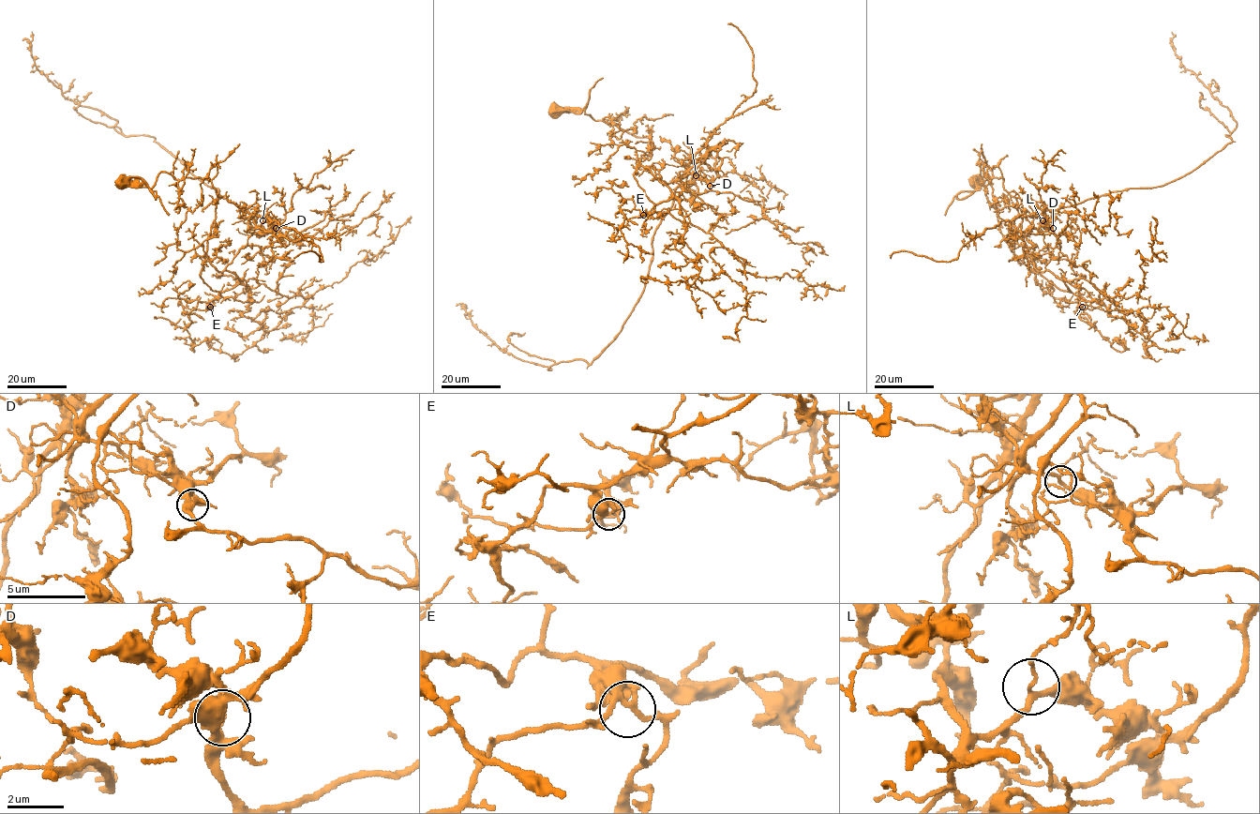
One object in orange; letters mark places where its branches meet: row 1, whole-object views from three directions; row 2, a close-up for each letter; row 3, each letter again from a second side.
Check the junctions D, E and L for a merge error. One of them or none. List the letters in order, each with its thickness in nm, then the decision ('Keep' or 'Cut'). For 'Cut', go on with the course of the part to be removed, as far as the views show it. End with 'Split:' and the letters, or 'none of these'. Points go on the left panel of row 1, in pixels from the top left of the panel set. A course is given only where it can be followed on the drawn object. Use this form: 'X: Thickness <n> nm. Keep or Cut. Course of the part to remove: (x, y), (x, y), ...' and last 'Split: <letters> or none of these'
D: Thickness 190 nm. Cut. Course of the part to remove: (276, 228), (256, 228), (273, 230), (153, 137), (120, 134), (113, 119), (67, 98), (36, 67), (31, 32)
E: Thickness 240 nm. Keep
L: Thickness 170 nm. Keep
Split: D

